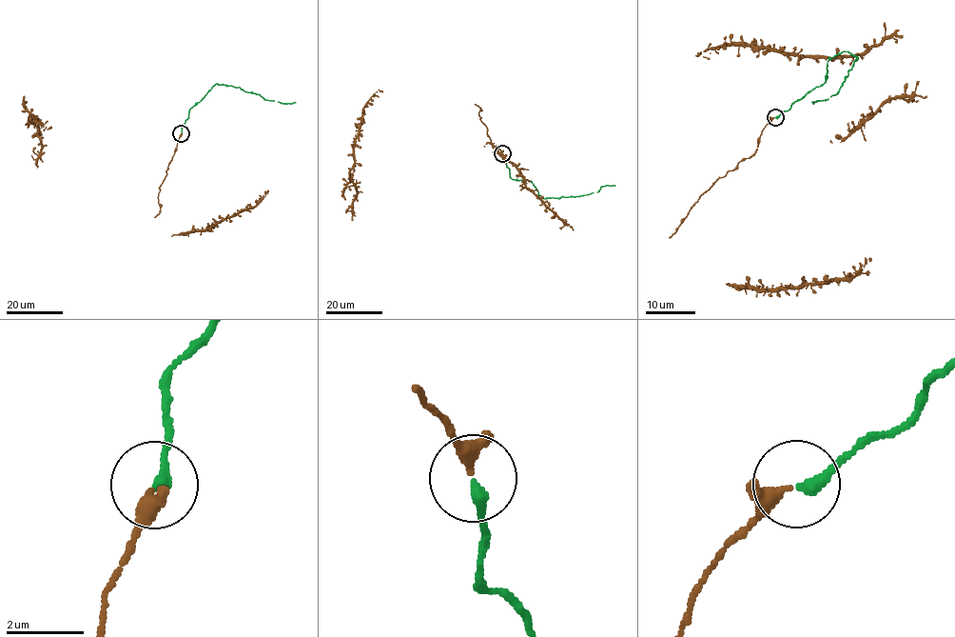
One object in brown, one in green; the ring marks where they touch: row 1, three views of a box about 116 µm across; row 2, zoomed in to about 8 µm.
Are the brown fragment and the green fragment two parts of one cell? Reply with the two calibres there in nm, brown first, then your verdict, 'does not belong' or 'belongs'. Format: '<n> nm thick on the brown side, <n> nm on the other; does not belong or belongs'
240 nm thick on the brown side, 320 nm on the other; belongs

